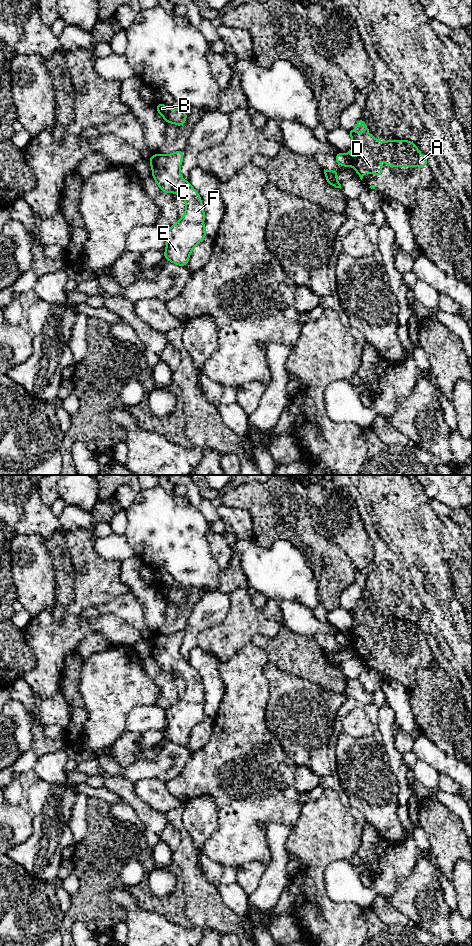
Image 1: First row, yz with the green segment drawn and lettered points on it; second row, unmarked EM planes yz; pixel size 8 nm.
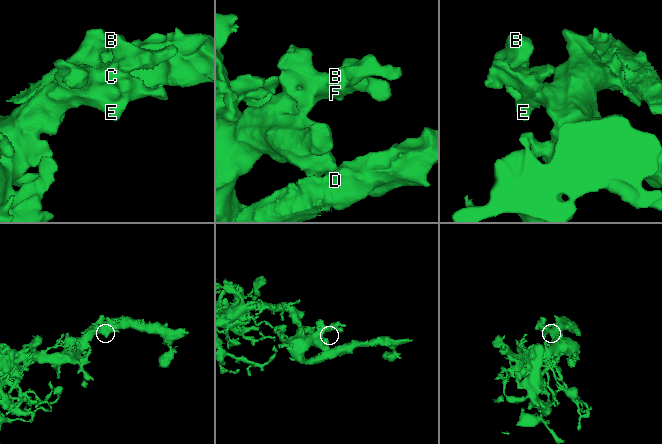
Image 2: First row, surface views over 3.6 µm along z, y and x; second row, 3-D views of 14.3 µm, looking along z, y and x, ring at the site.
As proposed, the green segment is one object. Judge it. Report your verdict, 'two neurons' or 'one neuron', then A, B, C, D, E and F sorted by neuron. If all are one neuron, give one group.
two neurons; A D / B C E F

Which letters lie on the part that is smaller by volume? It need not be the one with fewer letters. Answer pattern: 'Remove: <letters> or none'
Remove: A, D

